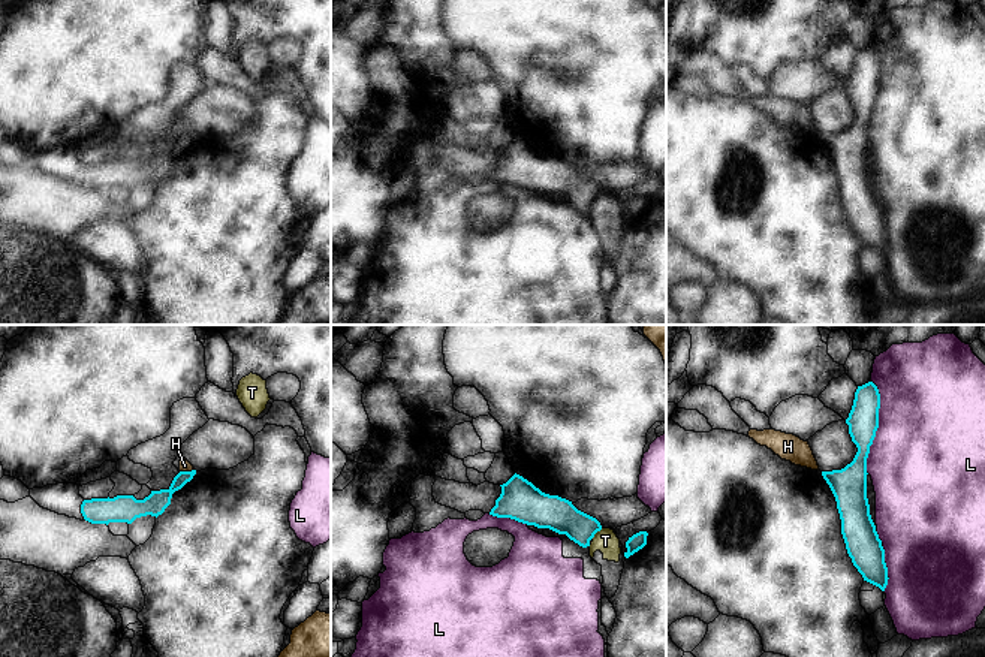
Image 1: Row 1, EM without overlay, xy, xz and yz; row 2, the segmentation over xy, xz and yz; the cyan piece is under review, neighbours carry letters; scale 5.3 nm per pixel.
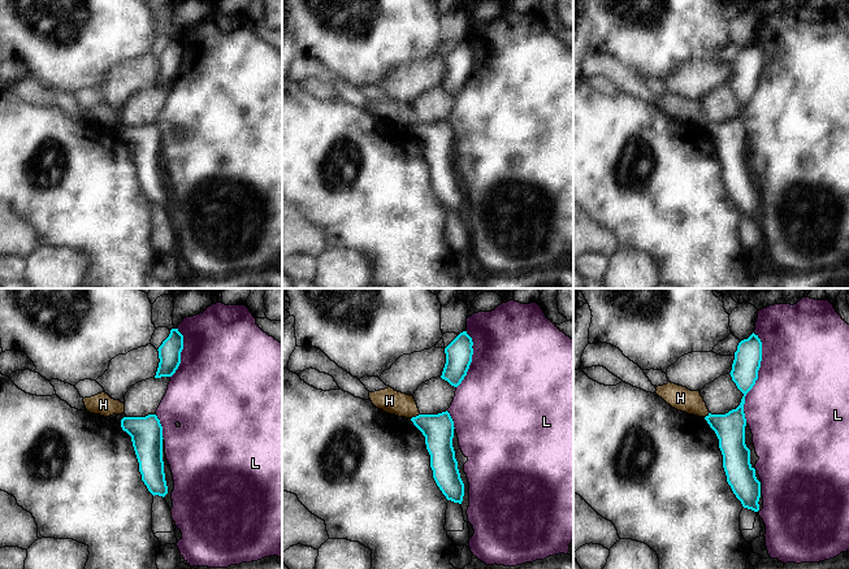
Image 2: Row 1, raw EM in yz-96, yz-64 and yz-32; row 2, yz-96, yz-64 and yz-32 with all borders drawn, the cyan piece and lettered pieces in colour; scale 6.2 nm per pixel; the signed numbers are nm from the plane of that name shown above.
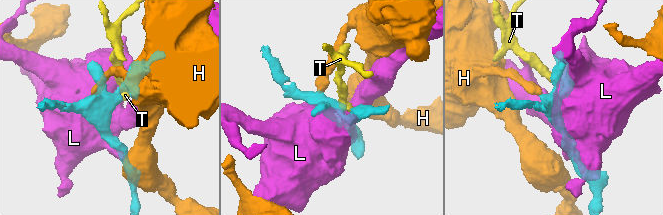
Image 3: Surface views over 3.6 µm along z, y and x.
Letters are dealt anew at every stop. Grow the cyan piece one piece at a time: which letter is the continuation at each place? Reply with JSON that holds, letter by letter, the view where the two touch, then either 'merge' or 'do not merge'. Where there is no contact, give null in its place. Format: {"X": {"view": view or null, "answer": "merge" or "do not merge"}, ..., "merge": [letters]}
{"H": {"view": "xy", "answer": "do not merge"}, "L": {"view": "yz", "answer": "do not merge"}, "T": {"view": "xz", "answer": "do not merge"}, "merge": []}

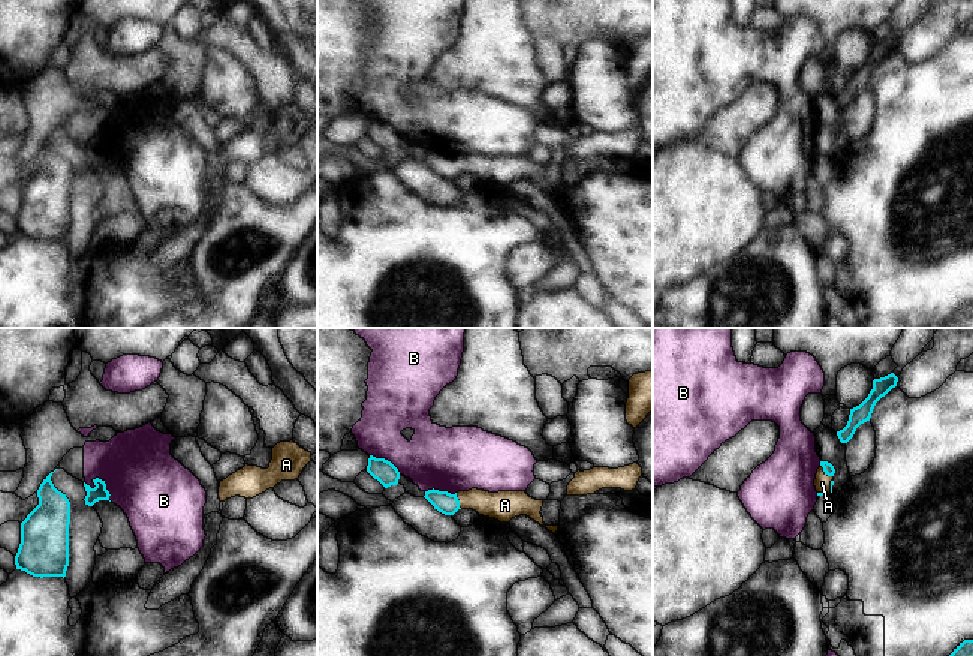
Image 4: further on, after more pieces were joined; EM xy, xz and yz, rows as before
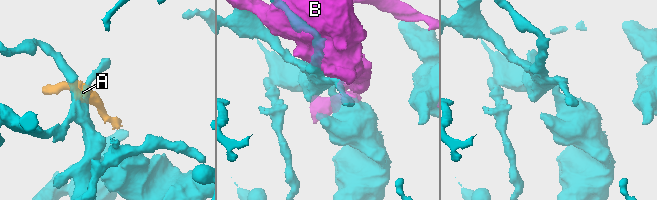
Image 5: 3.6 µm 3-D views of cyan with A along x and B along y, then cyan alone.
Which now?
{"A": {"view": "yz", "answer": "merge"}, "B": {"view": "xy", "answer": "do not merge"}, "merge": ["A"]}

